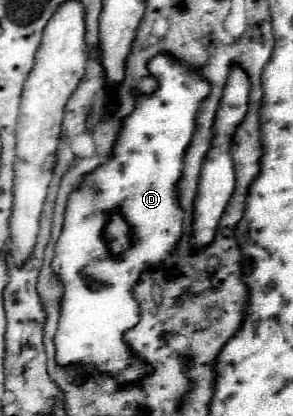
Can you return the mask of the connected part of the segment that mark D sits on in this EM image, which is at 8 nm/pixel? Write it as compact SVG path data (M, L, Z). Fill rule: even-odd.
M169 54L155 56L149 62L149 72L159 78L159 88L149 96L137 98L133 114L129 114L129 118L125 118L123 122L123 130L117 138L117 146L113 148L113 158L109 158L103 166L91 172L81 182L81 188L69 196L65 224L63 224L63 232L59 236L59 242L55 248L55 260L53 260L55 274L59 274L61 280L65 282L65 292L61 300L61 318L55 334L57 362L59 364L73 364L73 362L95 364L101 372L113 374L119 382L135 382L149 370L145 362L131 356L127 344L123 342L123 332L133 328L139 322L139 308L131 294L131 288L137 282L141 270L169 260L177 240L181 238L183 210L175 194L175 184L181 178L181 158L195 128L195 114L197 114L199 102L209 94L209 84L201 76L191 74L189 68L185 68ZM107 210L121 210L127 222L133 226L133 248L127 250L121 258L111 258L107 254L107 248L101 236L103 224L107 222ZM83 276L91 276L103 288L99 288L97 292L89 290L83 282Z

